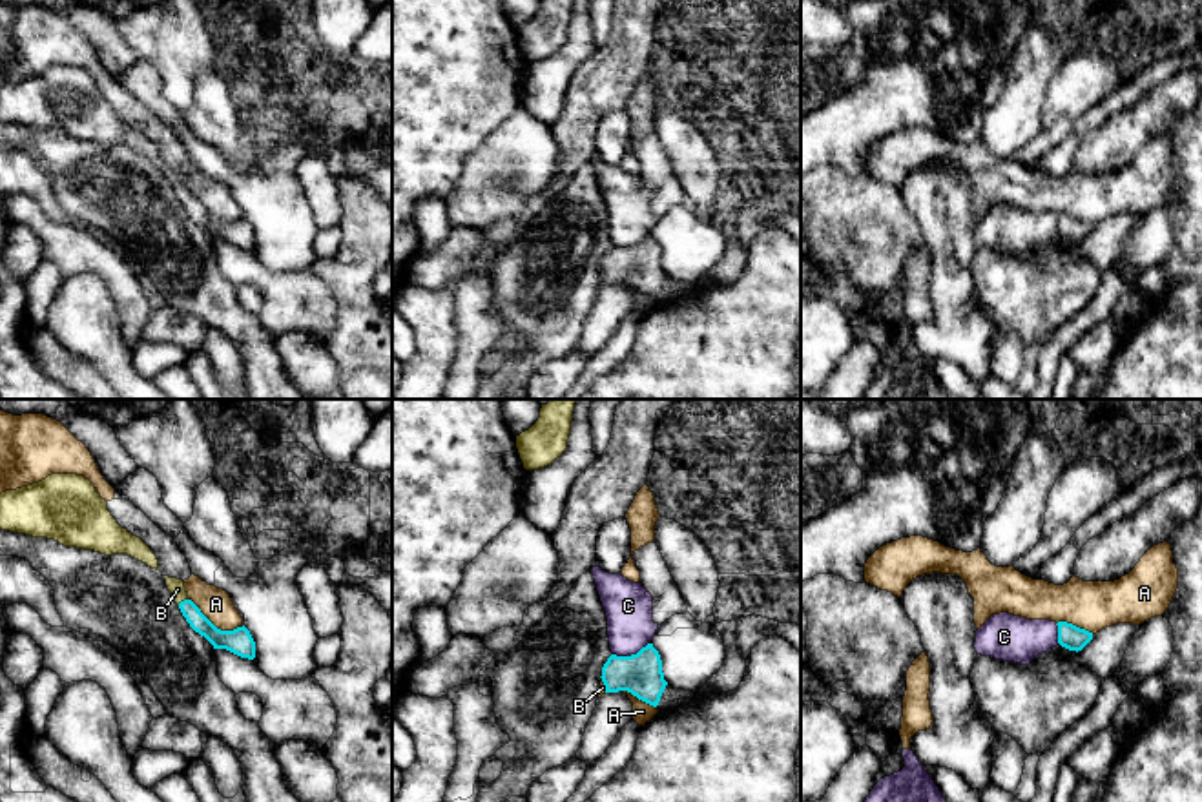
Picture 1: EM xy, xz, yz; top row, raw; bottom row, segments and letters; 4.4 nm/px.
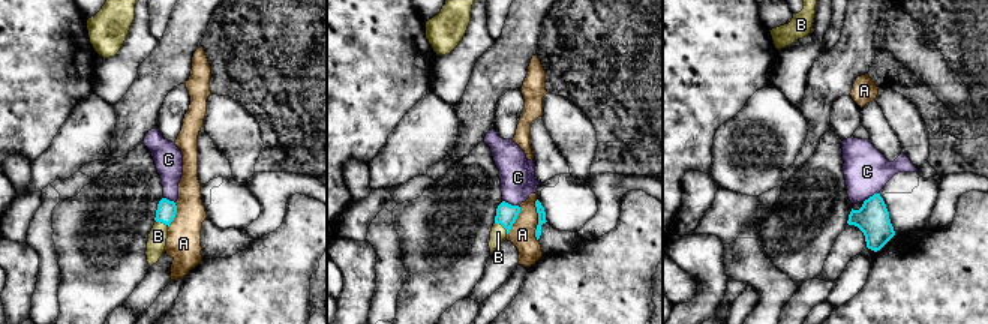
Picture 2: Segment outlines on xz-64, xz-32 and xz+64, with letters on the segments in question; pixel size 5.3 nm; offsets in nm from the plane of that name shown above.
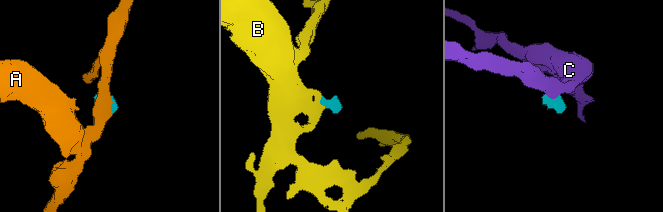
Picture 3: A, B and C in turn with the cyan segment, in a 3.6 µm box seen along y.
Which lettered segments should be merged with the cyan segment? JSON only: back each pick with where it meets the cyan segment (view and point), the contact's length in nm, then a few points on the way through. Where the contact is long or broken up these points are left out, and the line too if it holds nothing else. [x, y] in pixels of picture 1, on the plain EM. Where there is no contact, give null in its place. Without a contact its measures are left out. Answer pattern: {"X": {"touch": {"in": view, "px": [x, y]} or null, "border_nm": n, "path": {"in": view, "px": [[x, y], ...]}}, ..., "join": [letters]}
{"B": {"touch": {"in": "xy", "px": [181, 194]}, "border_nm": 50, "path": {"in": "xy", "px": [[219, 230], [181, 194], [177, 181]]}}, "join": ["B"]}

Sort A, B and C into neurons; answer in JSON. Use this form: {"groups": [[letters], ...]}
{"groups": [["A"], ["B"], ["C"]]}

